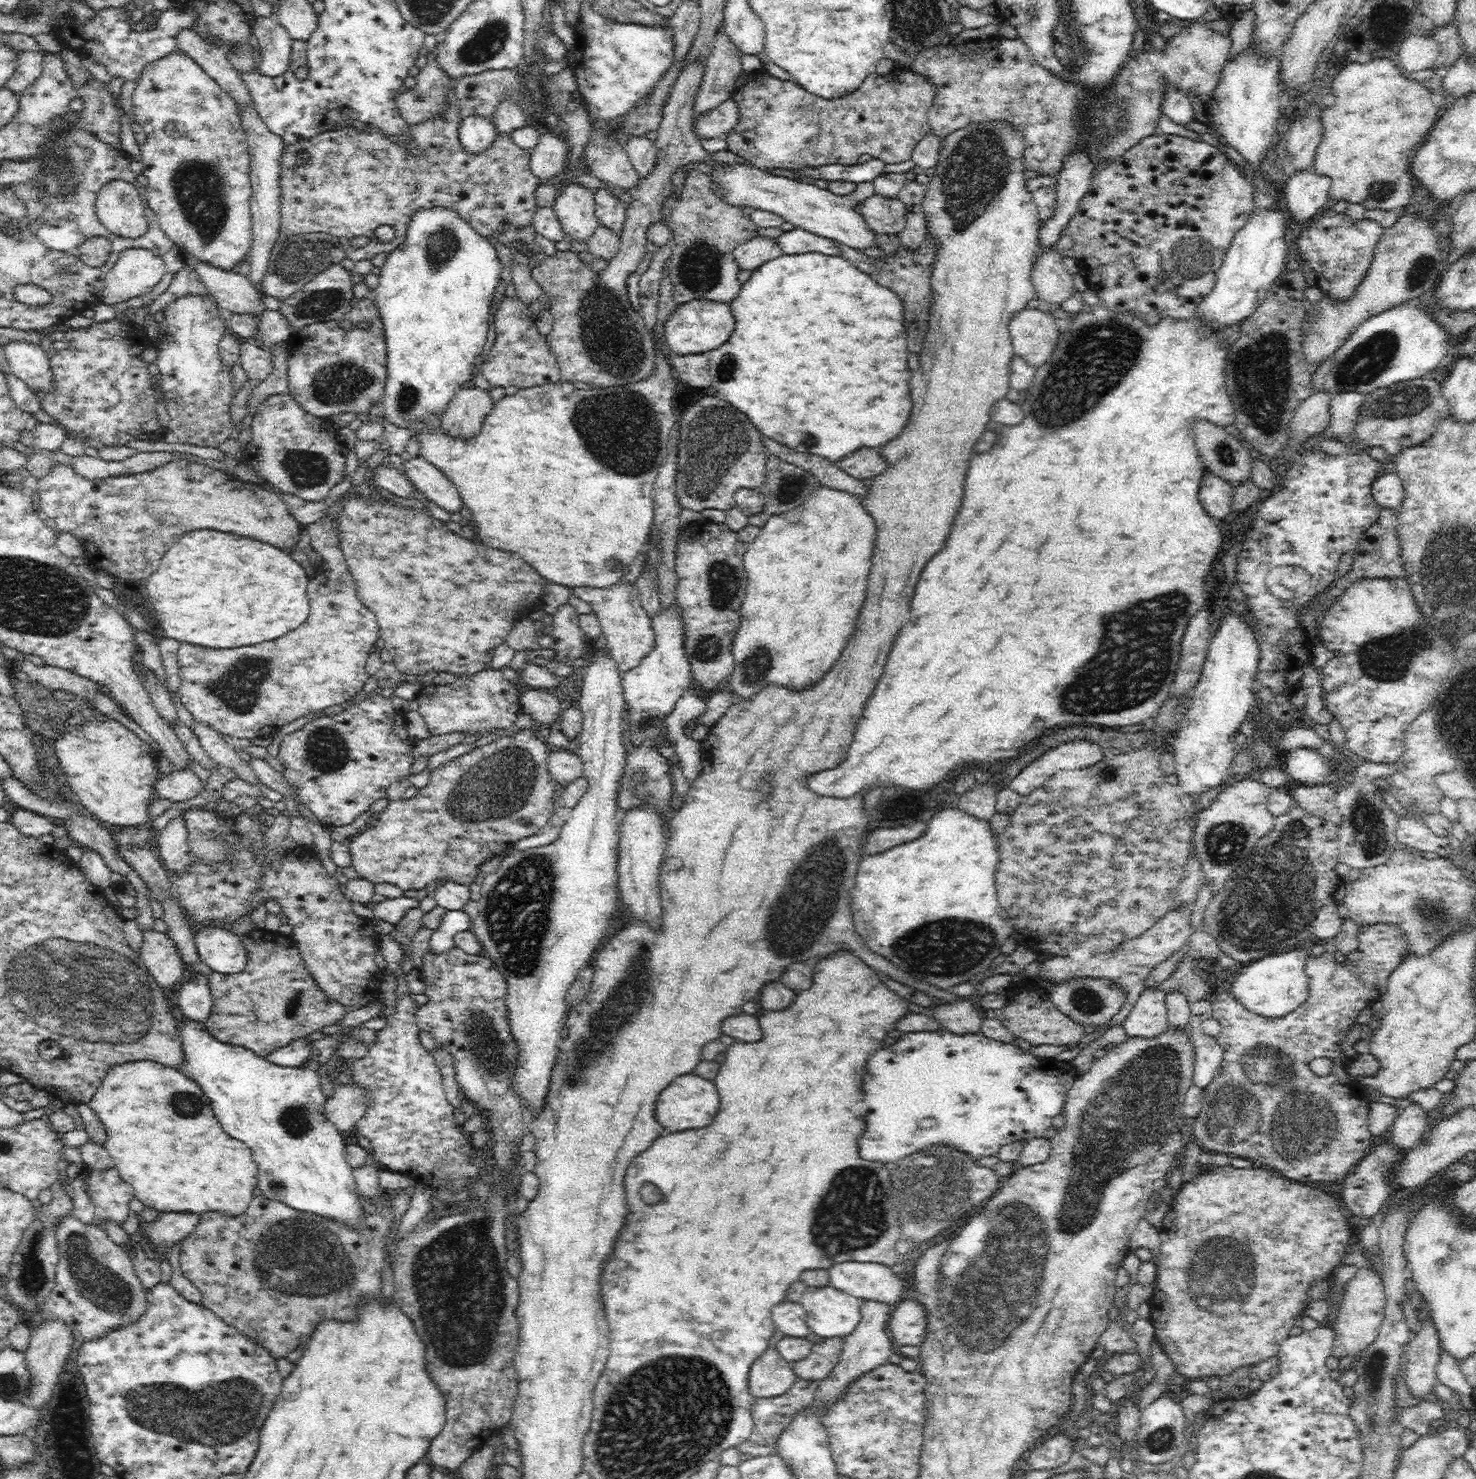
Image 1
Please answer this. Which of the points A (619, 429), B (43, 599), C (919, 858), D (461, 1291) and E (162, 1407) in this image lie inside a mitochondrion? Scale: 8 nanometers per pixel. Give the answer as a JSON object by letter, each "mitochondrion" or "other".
{"A":"mitochondrion","B":"mitochondrion","C":"other","D":"mitochondrion","E":"mitochondrion"}

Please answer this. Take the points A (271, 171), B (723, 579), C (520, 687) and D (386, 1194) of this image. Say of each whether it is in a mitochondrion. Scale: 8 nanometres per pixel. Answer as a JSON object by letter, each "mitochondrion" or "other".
{"A":"other","B":"mitochondrion","C":"other","D":"other"}

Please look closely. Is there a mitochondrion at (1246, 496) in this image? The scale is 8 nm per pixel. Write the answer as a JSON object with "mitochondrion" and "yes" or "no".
{"mitochondrion":"no"}

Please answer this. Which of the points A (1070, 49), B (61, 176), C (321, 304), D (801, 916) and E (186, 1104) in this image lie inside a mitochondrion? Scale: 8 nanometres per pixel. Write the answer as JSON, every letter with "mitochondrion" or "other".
{"A":"mitochondrion","B":"mitochondrion","C":"mitochondrion","D":"mitochondrion","E":"mitochondrion"}

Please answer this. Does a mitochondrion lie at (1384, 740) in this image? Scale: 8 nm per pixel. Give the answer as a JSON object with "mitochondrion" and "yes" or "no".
{"mitochondrion":"no"}

